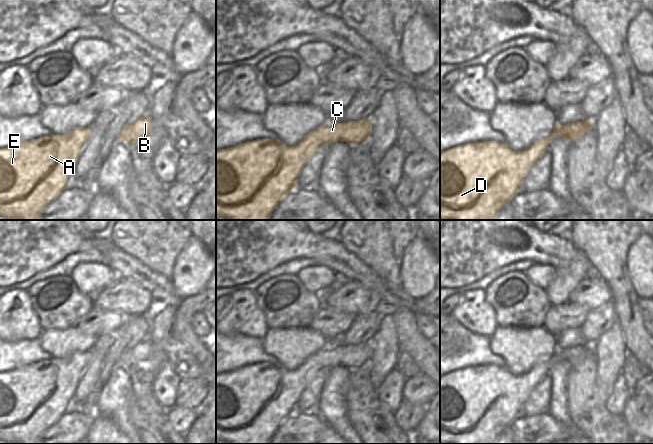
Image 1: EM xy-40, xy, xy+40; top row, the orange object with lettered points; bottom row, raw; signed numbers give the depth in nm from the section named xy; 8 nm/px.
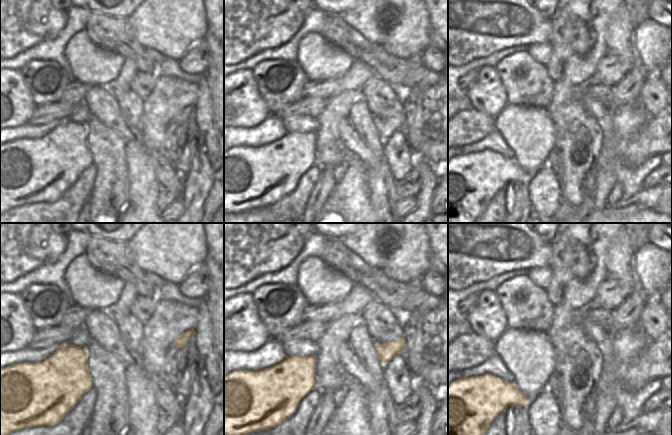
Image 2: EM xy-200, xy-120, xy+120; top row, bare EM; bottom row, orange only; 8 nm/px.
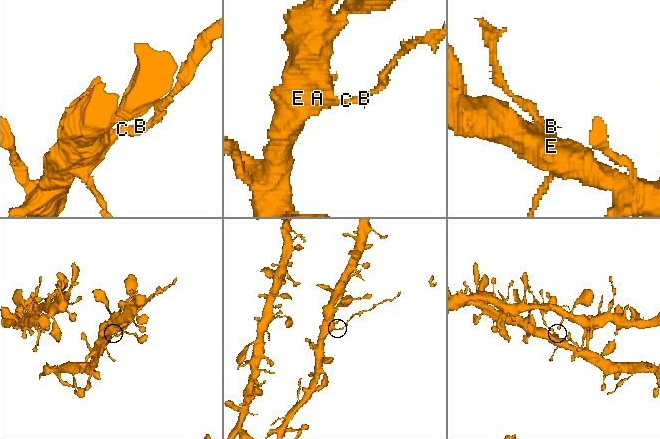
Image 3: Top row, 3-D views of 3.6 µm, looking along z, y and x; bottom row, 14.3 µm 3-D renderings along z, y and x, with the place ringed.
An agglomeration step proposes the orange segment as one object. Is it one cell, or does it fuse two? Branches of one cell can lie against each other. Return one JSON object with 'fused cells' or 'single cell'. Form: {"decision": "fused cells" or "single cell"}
{"decision": "fused cells"}

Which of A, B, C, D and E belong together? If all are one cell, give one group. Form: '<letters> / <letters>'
A D E / B C

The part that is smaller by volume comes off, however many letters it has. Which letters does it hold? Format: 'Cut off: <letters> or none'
Cut off: B, C

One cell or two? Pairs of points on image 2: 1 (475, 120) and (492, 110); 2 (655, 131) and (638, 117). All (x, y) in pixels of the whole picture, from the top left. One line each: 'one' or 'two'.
1: two
2: two

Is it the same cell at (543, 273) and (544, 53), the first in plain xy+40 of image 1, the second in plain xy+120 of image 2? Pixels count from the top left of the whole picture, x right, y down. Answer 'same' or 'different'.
same

